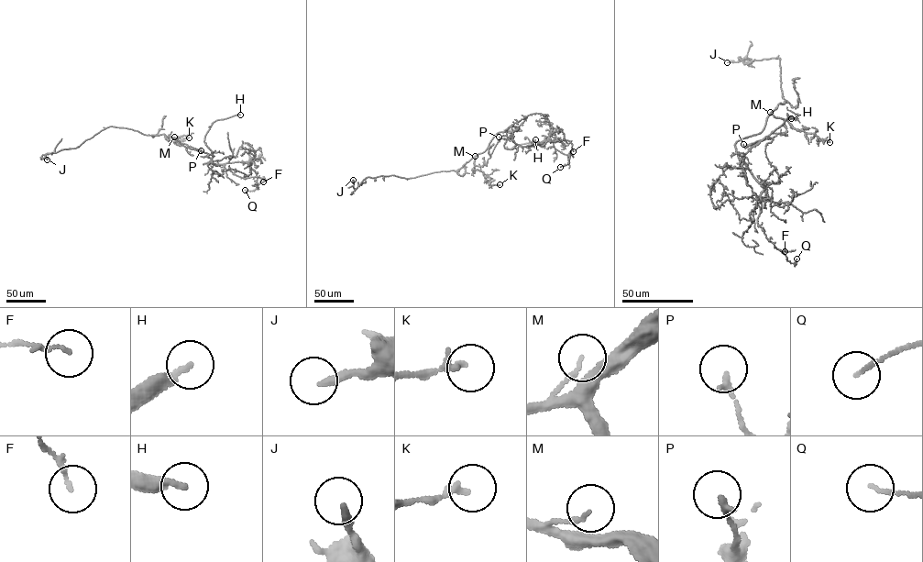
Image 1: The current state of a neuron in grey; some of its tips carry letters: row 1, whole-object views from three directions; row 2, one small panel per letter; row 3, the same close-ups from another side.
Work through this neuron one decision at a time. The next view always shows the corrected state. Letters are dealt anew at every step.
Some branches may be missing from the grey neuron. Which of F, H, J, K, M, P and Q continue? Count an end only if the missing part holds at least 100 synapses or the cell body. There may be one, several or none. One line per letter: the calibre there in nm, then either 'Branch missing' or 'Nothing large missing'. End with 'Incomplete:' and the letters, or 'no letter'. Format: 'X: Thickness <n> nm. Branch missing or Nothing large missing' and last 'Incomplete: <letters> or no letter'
F: Thickness 120 nm. Nothing large missing
H: Thickness 280 nm. Branch missing
J: Thickness 200 nm. Nothing large missing
K: Thickness 240 nm. Nothing large missing
M: Thickness 130 nm. Nothing large missing
P: Thickness 180 nm. Nothing large missing
Q: Thickness 110 nm. Nothing large missing
Incomplete: H

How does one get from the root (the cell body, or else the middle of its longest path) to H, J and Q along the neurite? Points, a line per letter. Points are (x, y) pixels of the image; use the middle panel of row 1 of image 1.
H: (475, 156), (485, 151), (499, 132), (511, 134), (503, 145), (508, 149), (535, 139)
J: (475, 156), (456, 170), (408, 178), (392, 175), (368, 177), (355, 189), (353, 180)
Q: (475, 156), (497, 134), (509, 132), (523, 147), (568, 140), (568, 163), (560, 167)

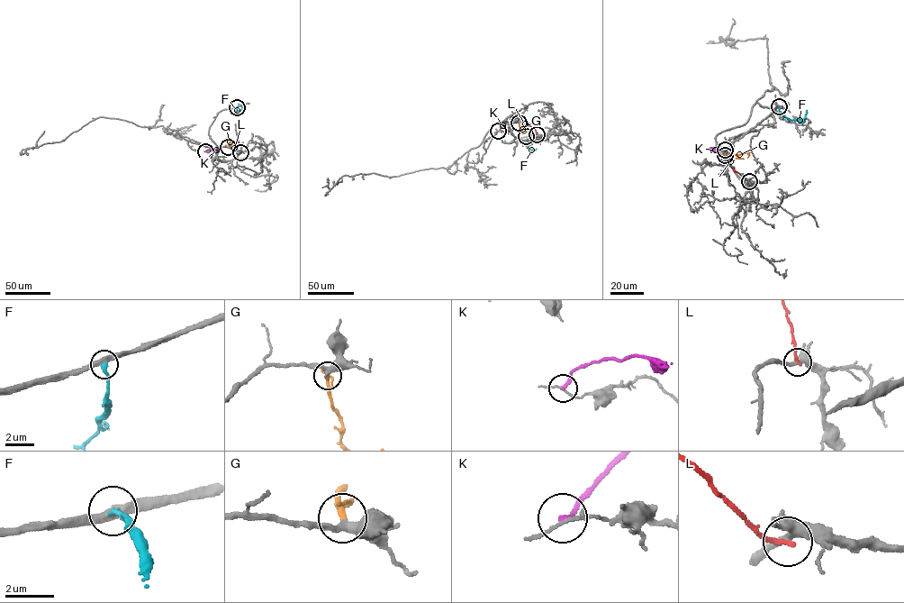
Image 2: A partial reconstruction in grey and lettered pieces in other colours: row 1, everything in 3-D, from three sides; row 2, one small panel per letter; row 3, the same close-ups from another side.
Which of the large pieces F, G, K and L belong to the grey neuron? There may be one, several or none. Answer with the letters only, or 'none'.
G

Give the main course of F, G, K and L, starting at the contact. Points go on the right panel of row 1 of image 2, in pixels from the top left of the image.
F: (779, 106), (782, 115), (791, 120), (802, 123), (805, 114)
G: (725, 155), (746, 151), (747, 157)
K: (725, 150), (709, 148)
L: (749, 181), (729, 164), (731, 161)

